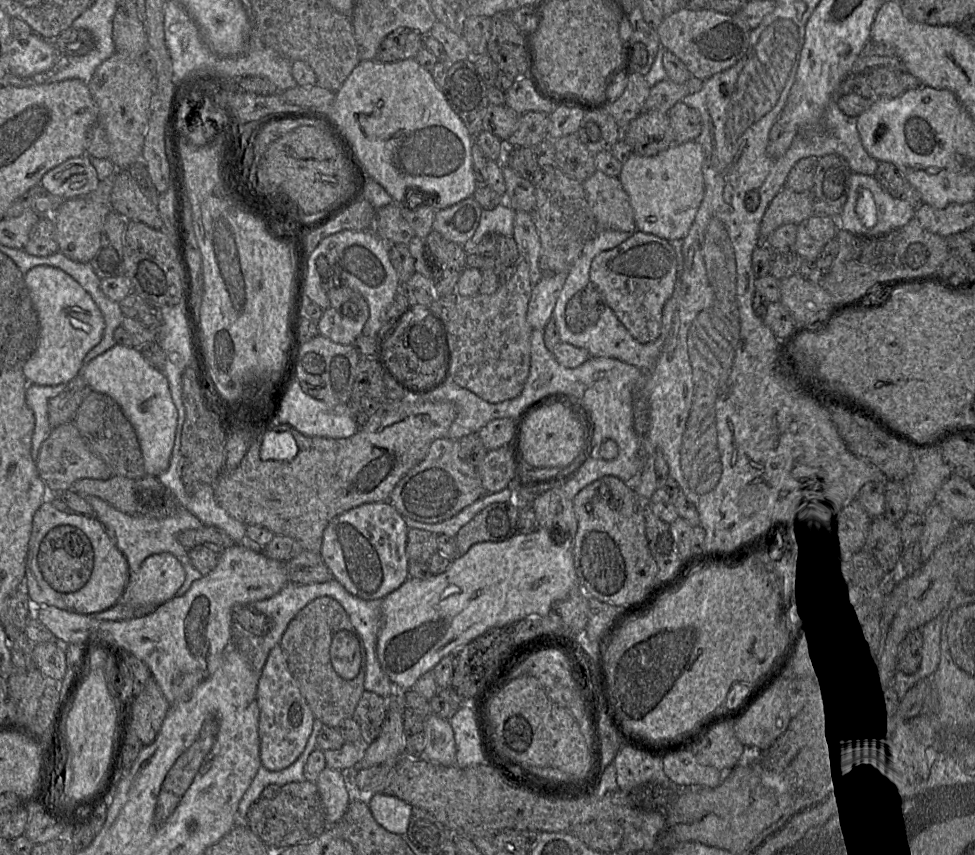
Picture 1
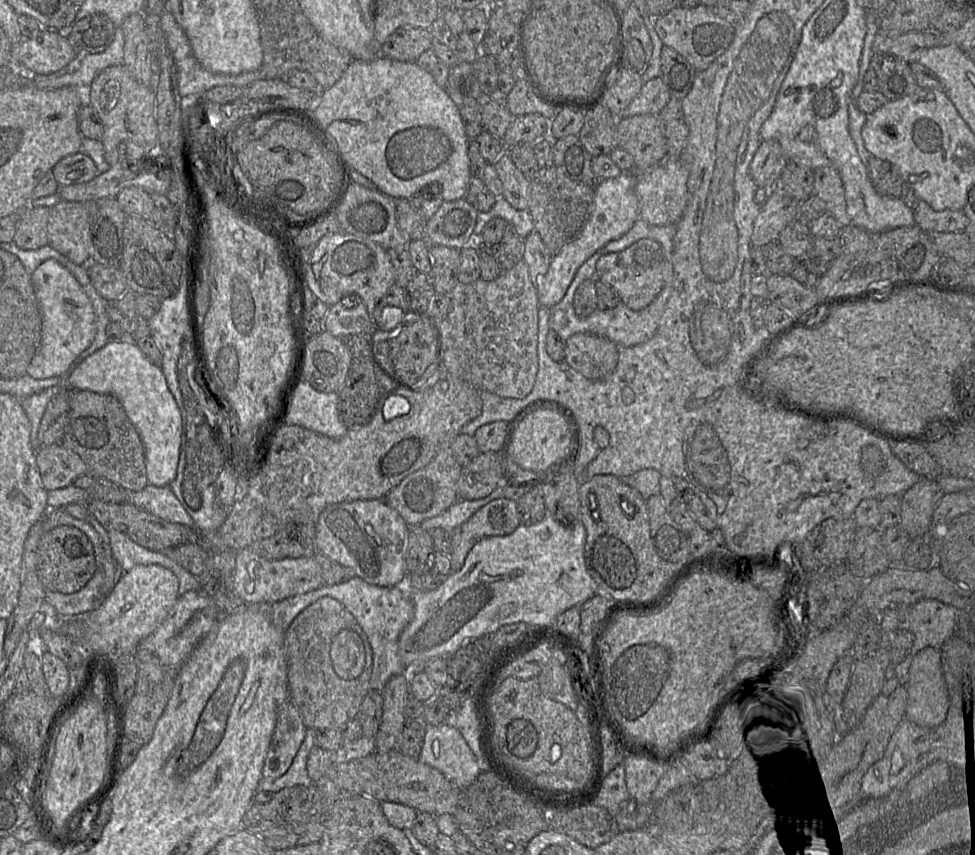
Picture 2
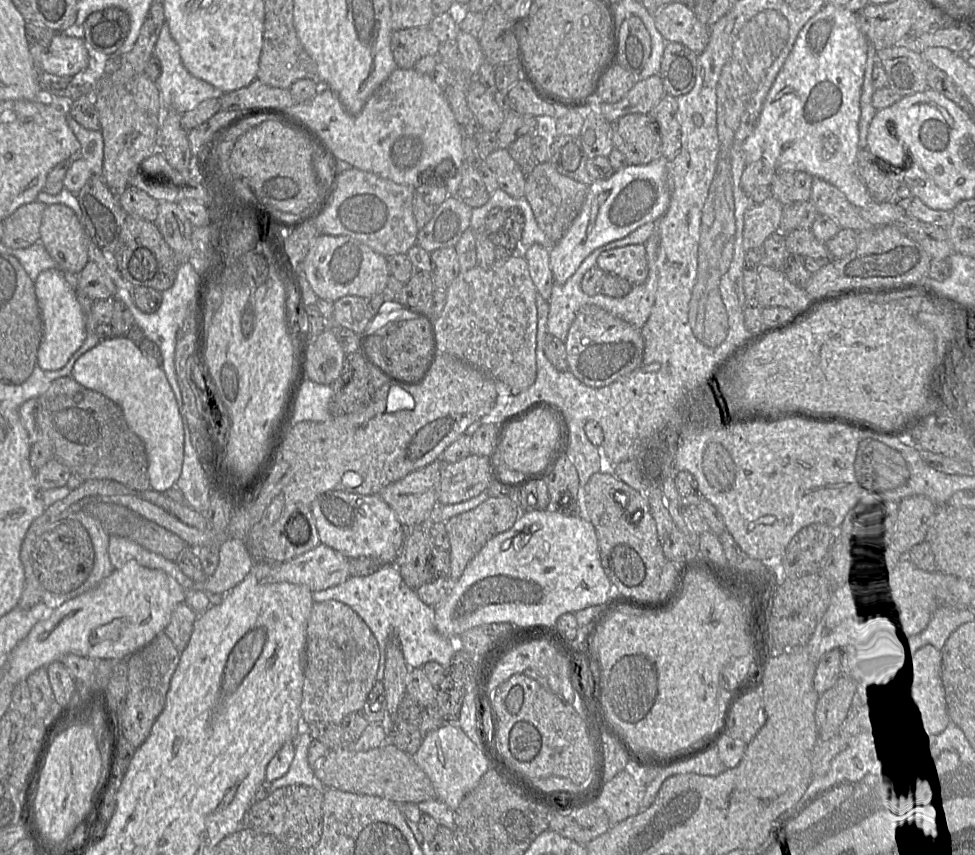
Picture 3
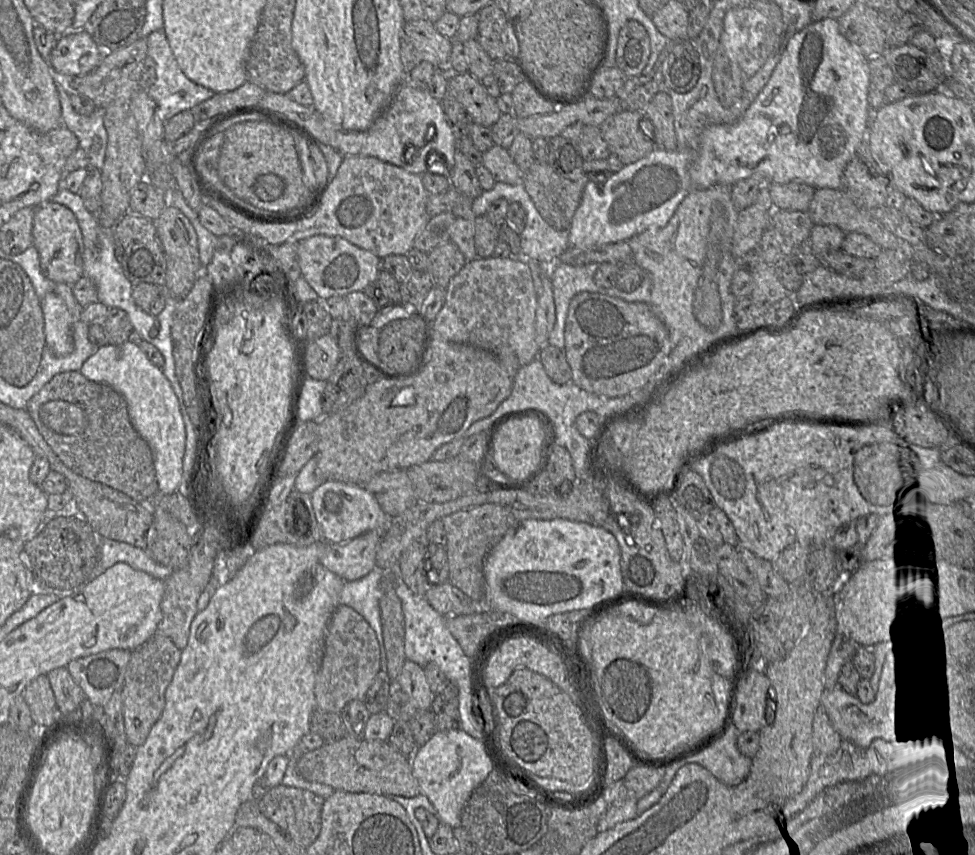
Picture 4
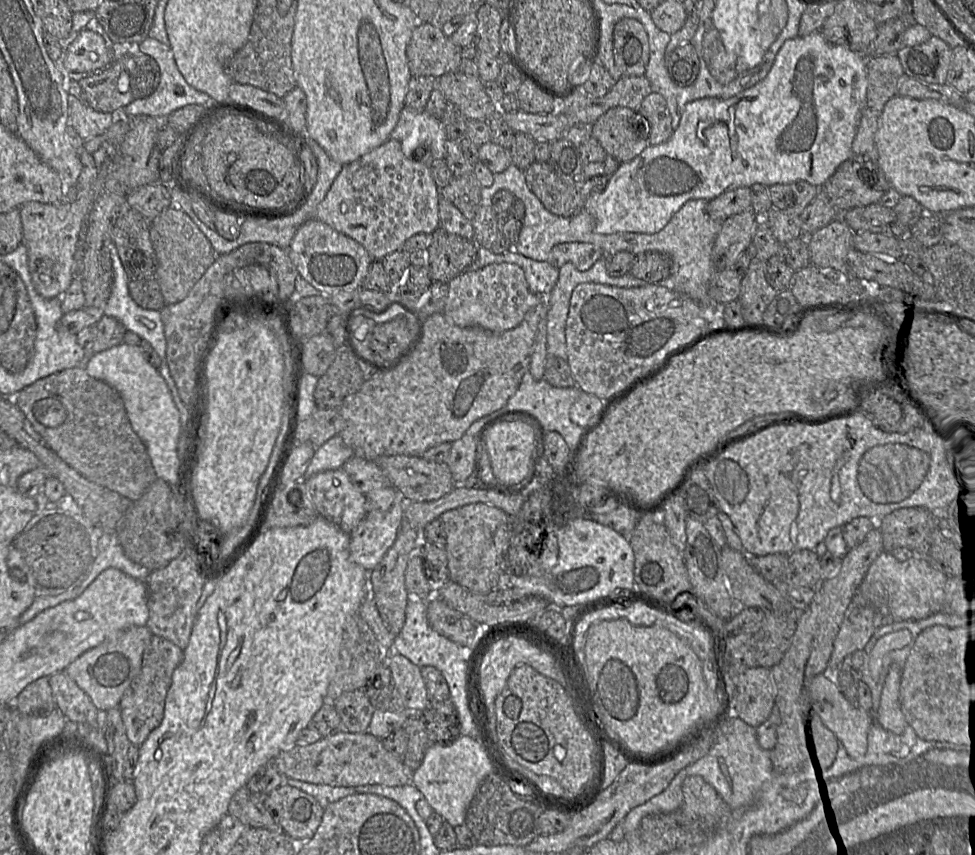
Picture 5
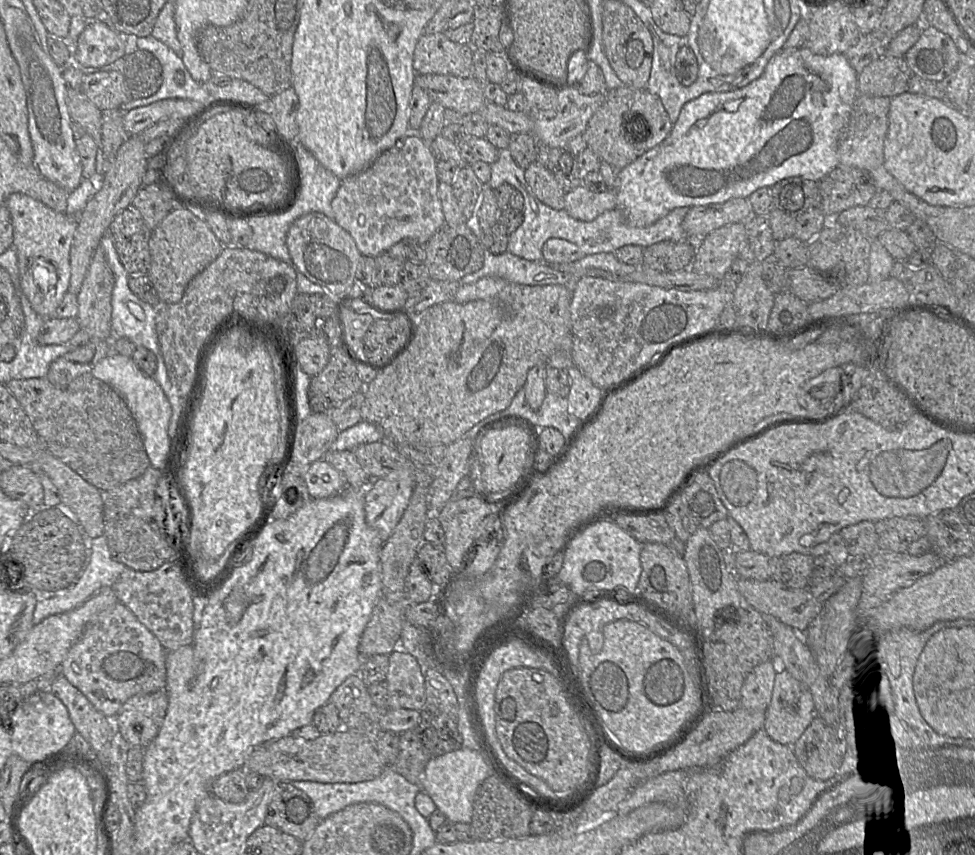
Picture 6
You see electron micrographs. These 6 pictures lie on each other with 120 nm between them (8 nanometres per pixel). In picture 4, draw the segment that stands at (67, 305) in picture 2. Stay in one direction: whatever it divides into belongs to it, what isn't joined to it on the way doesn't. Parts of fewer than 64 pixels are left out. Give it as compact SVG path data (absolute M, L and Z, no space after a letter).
M54 292L40 301L44 320L45 345L57 356L65 357L74 350L71 316L63 299Z

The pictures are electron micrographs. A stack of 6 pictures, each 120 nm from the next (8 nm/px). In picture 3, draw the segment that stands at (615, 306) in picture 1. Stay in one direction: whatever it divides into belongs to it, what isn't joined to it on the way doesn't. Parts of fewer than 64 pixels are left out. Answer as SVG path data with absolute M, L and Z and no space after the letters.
M630 244L603 251L597 258L597 266L605 273L628 280L632 286L643 284L648 276L646 246Z

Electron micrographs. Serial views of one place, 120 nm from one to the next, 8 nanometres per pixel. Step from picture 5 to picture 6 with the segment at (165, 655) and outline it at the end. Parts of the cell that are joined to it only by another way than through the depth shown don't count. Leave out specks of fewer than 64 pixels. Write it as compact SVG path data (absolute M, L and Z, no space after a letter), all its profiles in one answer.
M166 689L137 694L118 710L118 730L135 748L145 748L157 736L168 707Z

